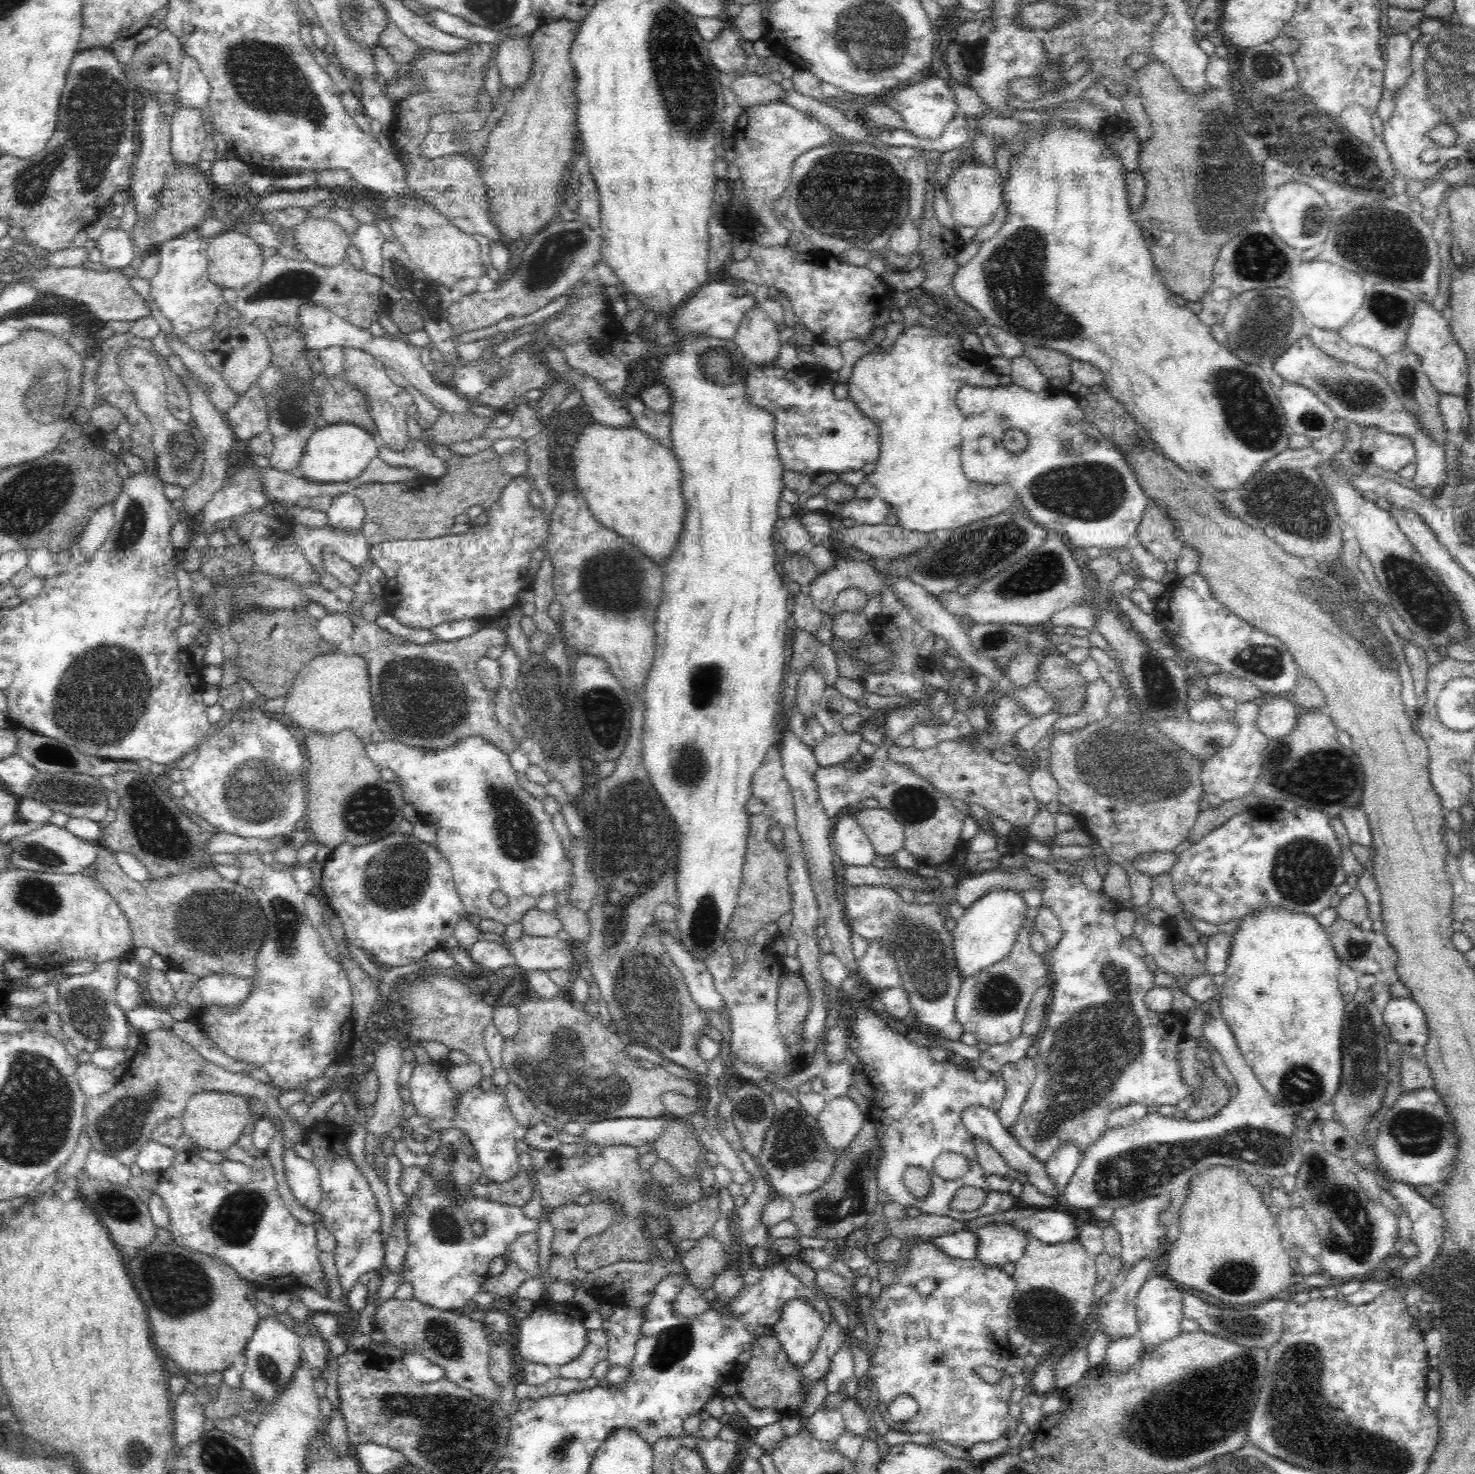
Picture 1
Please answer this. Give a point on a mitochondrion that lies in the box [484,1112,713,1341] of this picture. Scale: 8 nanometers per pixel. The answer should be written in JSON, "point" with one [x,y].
{"point":[646,1199]}

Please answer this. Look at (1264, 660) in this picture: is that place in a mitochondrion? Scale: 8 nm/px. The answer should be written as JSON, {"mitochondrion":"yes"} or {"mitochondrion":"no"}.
{"mitochondrion":"yes"}

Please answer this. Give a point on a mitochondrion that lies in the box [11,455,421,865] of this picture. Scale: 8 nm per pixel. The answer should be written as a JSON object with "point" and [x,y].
{"point":[105,699]}

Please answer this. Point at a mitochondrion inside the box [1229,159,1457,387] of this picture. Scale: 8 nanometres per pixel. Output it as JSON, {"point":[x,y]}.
{"point":[1385,246]}

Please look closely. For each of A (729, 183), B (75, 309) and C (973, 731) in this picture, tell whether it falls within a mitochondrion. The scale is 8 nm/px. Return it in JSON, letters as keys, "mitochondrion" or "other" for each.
{"A":"other","B":"other","C":"other"}

